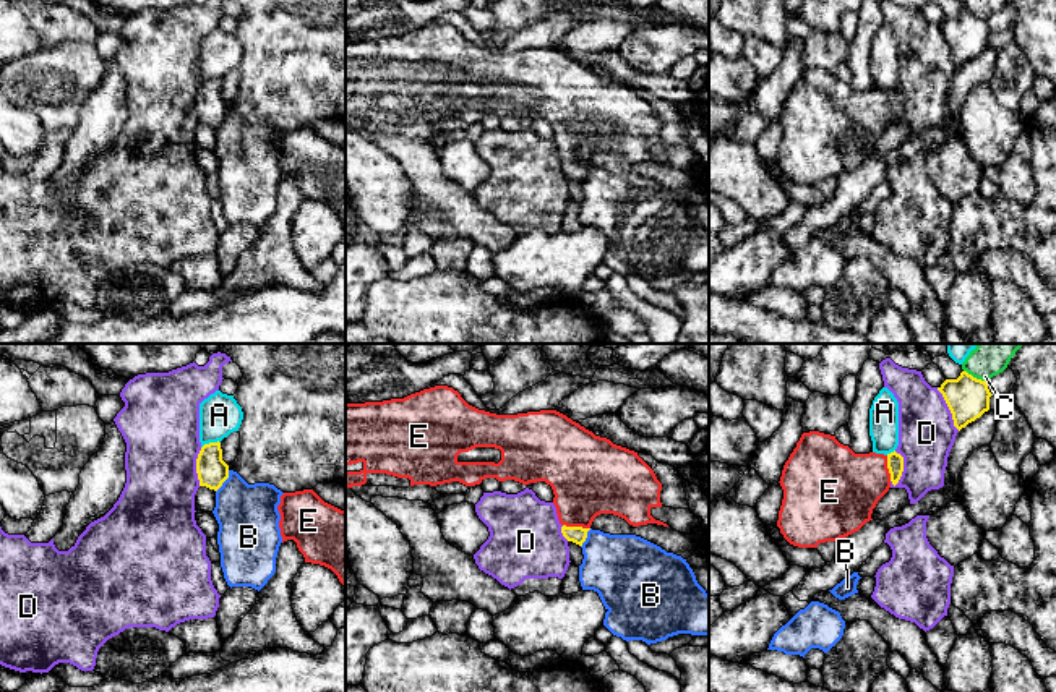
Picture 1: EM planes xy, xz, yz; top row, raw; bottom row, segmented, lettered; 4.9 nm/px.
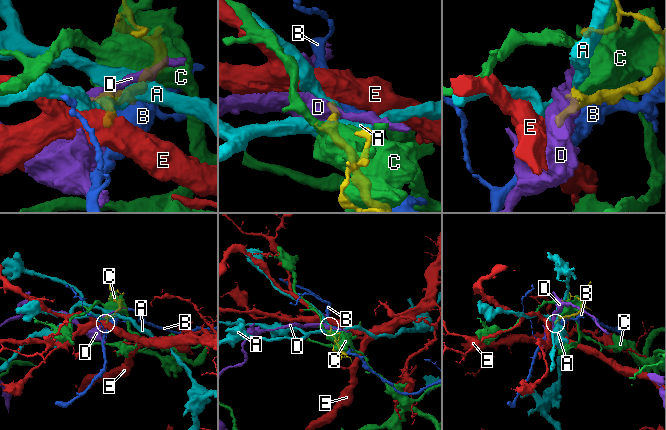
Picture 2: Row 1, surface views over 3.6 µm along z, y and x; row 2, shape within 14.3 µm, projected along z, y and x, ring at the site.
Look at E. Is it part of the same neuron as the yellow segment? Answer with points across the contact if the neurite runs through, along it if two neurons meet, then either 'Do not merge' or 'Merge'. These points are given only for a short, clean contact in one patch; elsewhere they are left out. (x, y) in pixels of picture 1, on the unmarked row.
Path across: xz (578, 172), (576, 164), (576, 143), (588, 115). Merge

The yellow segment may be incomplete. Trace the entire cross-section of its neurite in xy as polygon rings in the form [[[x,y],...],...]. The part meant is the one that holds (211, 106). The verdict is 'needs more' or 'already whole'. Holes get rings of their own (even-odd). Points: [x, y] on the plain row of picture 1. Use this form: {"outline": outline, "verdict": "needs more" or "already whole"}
{"outline": [[[221,79],[204,81],[196,96],[200,123],[217,128],[229,115],[229,102],[222,97]]], "verdict": "already whole"}

